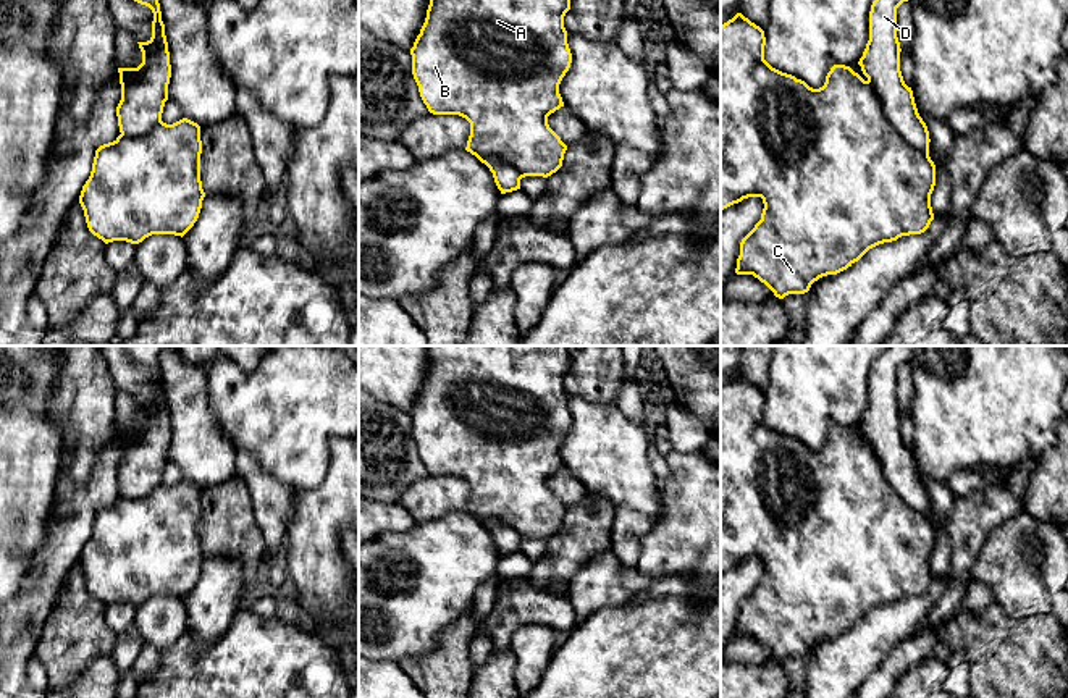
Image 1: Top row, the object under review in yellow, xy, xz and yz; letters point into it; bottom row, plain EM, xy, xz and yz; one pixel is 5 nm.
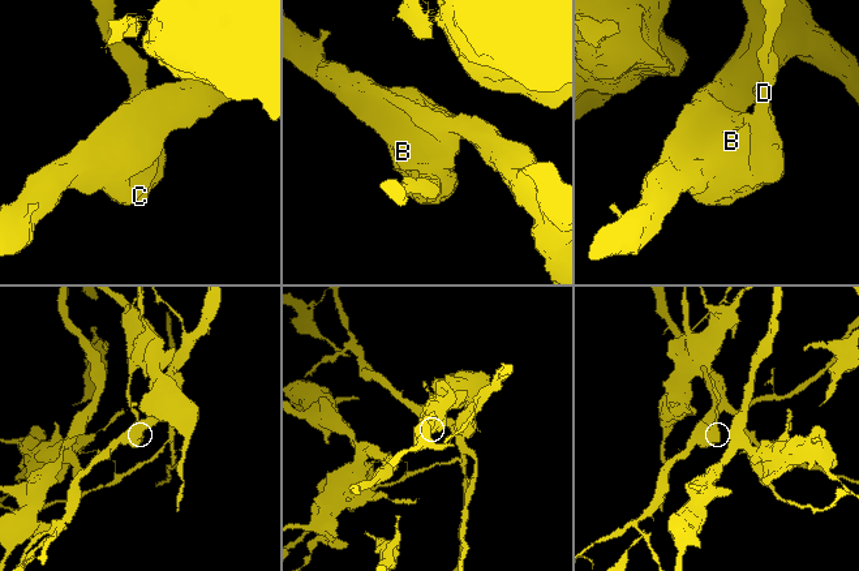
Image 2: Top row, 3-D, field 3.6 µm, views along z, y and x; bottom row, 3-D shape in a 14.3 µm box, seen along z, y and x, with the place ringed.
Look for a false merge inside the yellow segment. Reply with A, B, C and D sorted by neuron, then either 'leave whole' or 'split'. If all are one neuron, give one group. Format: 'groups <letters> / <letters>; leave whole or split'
groups A B C / D; split

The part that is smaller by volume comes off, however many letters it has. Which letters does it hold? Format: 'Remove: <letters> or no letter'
Remove: A, B, C

